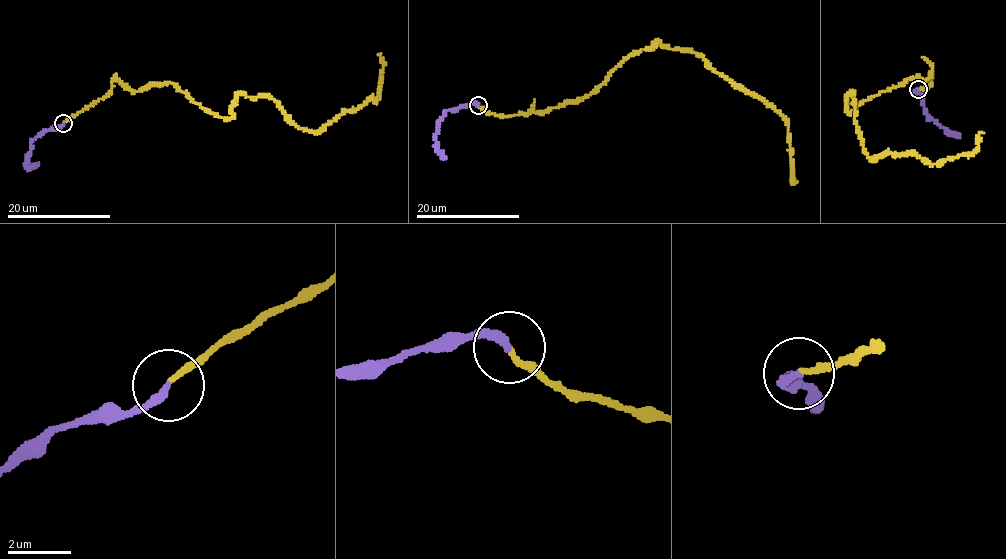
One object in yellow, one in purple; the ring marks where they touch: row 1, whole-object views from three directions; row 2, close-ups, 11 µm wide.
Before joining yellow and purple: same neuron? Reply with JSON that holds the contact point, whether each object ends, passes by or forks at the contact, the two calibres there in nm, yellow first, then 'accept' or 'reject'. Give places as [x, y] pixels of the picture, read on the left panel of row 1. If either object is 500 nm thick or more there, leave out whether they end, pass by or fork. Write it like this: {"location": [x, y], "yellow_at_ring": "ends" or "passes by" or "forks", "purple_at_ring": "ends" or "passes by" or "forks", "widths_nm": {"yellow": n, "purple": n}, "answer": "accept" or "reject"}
{"location": [63, 123], "yellow_at_ring": "ends", "purple_at_ring": "ends", "widths_nm": {"yellow": 170, "purple": 260}, "answer": "accept"}

